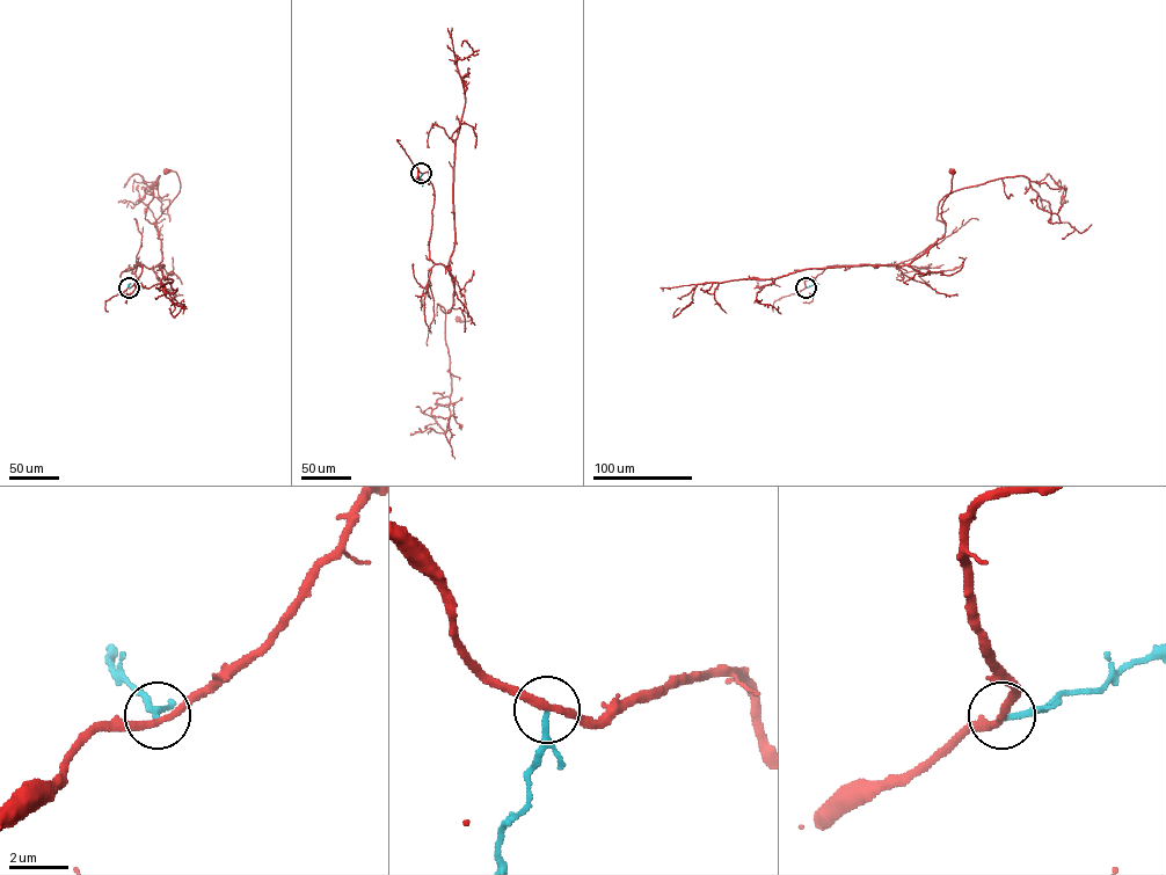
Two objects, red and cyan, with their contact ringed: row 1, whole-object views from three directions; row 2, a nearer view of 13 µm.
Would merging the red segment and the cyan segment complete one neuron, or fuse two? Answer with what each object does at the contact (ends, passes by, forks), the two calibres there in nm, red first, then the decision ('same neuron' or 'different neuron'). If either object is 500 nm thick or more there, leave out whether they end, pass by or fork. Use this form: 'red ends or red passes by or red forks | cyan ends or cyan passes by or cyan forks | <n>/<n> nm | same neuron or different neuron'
red passes by | cyan ends | 240/200 nm | different neuron

